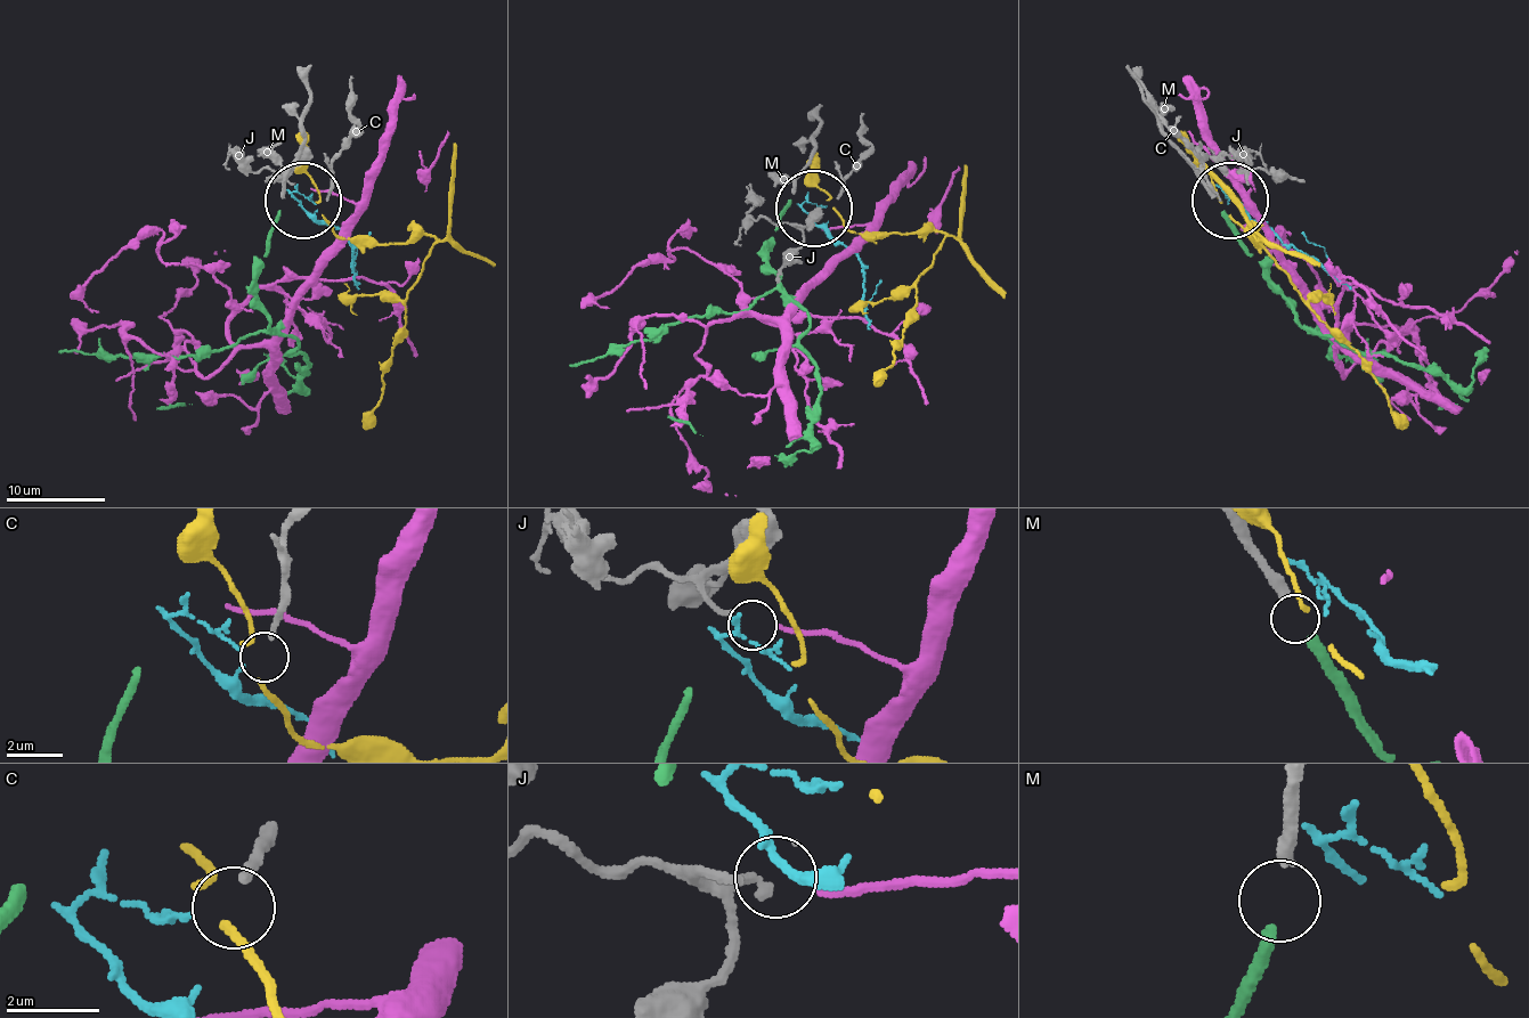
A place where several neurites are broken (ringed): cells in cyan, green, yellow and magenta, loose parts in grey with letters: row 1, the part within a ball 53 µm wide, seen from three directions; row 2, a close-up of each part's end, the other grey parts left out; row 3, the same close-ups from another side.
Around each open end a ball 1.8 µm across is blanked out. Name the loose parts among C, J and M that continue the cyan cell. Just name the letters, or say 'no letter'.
no letter

